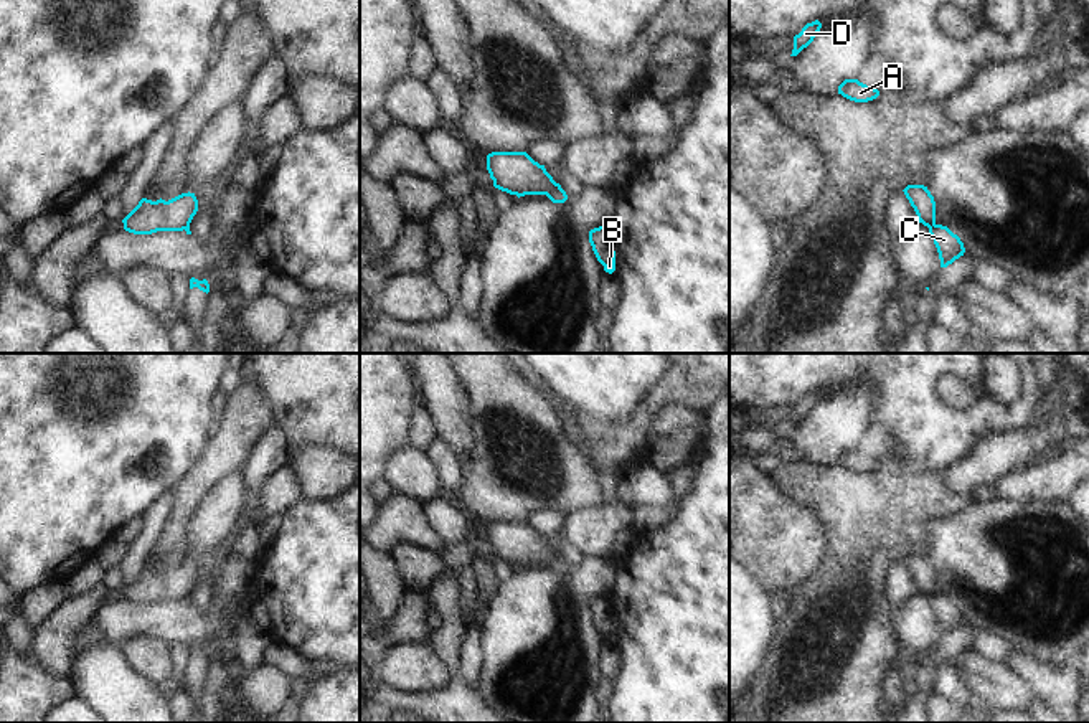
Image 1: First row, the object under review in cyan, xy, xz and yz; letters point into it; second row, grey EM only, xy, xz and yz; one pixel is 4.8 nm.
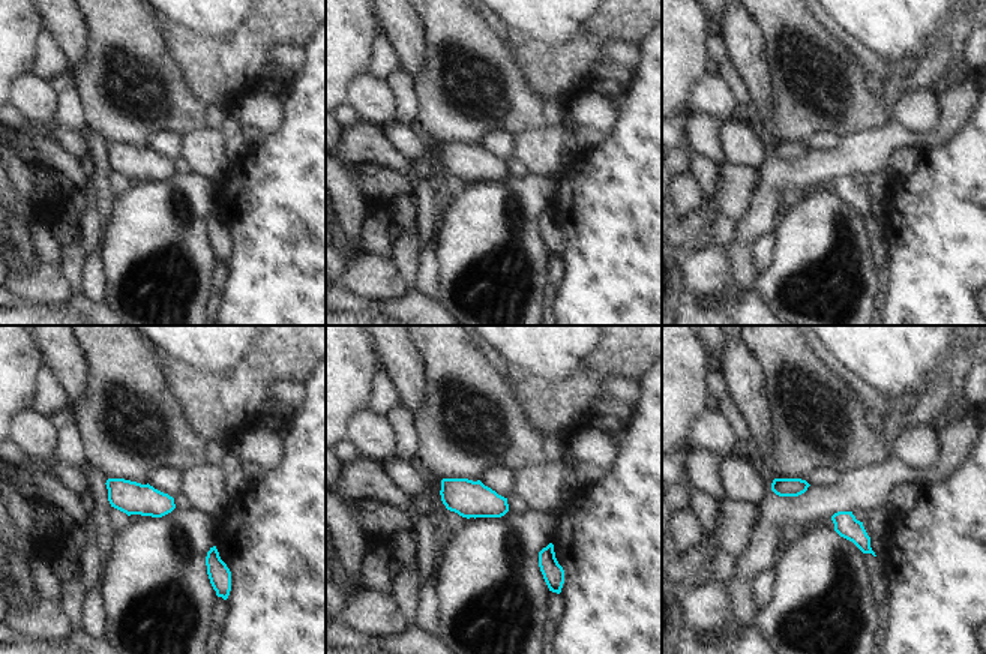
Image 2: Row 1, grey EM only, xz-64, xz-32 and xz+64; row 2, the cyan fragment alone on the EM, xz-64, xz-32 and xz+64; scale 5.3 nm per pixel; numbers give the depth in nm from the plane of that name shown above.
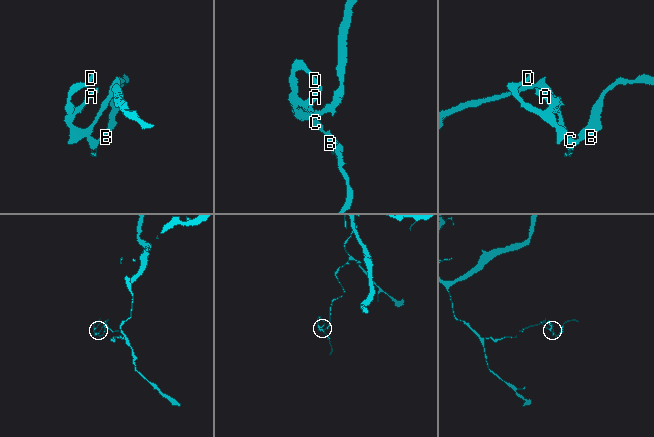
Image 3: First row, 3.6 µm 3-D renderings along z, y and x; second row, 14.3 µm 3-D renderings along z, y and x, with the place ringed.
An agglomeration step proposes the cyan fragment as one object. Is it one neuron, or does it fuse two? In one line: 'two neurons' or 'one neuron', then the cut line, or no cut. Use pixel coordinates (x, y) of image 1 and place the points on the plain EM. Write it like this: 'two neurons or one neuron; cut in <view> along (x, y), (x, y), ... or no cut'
two neurons; cut in xz along (556, 553), (545, 563)

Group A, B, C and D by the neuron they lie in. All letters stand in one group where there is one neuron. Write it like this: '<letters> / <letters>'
A D / B C

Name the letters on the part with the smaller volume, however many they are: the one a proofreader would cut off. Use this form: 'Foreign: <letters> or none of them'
Foreign: B, C

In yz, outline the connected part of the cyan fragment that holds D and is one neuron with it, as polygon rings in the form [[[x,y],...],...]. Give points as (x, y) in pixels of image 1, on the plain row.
[[[818,390],[807,393],[799,404],[794,406],[794,419],[790,426],[797,426],[818,404],[822,393]]]

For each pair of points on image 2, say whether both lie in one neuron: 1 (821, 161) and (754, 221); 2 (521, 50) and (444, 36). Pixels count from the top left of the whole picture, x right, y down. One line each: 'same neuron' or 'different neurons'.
1: same neuron
2: different neurons

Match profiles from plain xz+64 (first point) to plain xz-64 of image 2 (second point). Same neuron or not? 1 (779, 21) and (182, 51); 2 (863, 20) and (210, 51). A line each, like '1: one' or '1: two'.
1: two
2: two

